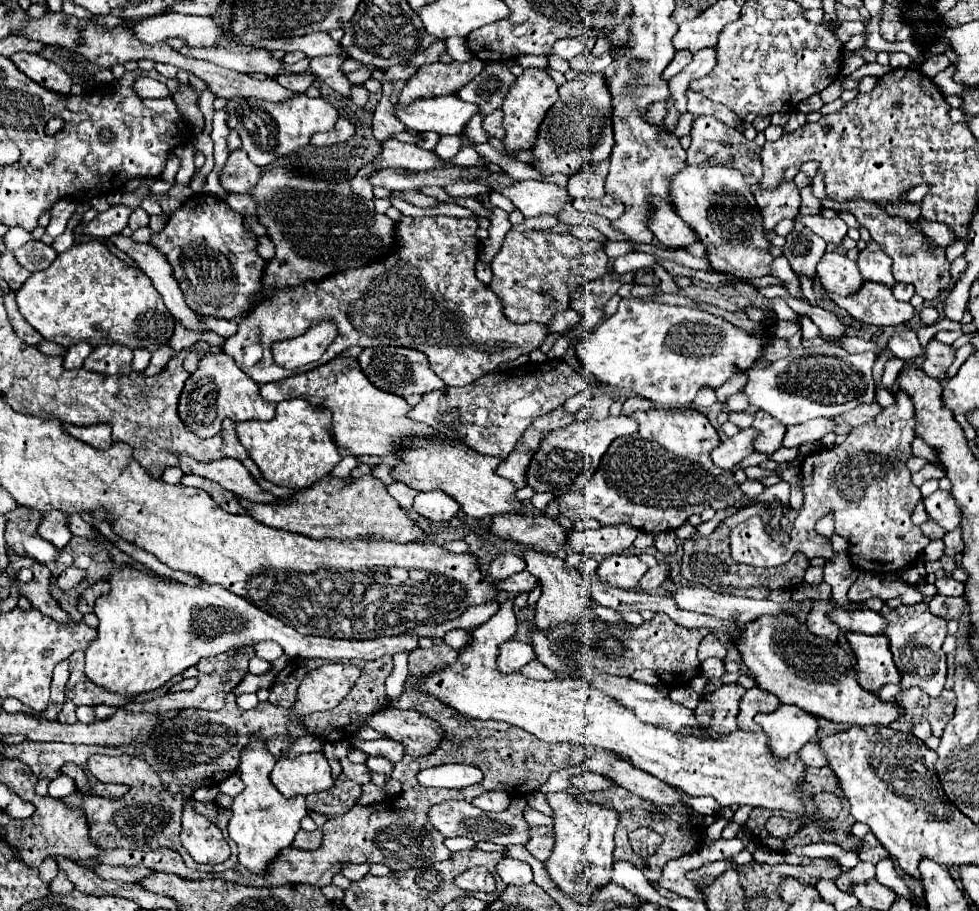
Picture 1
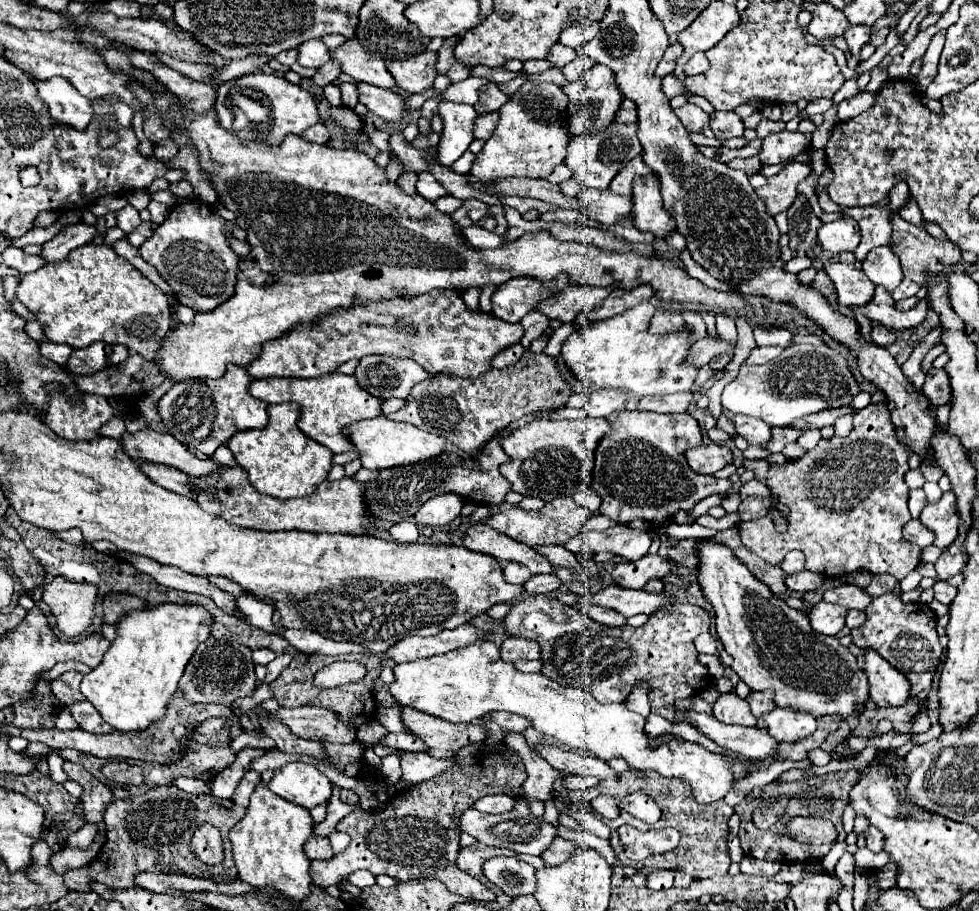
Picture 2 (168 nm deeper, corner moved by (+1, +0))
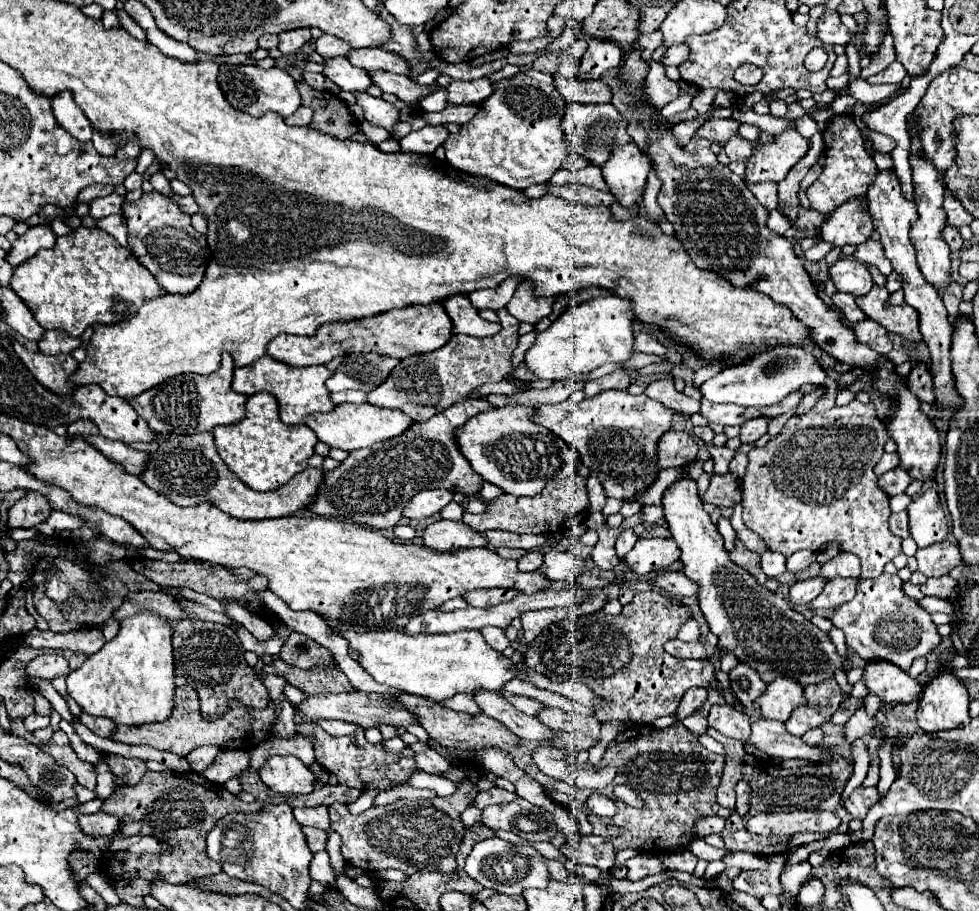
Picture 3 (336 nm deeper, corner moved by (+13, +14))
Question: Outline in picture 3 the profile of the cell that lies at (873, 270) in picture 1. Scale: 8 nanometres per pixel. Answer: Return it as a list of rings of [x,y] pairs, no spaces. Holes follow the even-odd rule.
[[[876,231],[872,233],[872,237],[868,237],[868,241],[856,247],[854,257],[868,267],[876,267],[884,275],[892,273],[892,263],[888,261],[888,257],[884,257],[884,249],[880,245],[880,239],[876,237]]]

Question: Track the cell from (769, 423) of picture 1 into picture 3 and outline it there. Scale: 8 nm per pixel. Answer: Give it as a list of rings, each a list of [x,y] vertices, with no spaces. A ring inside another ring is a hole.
[[[706,399],[700,401],[700,413],[712,421],[712,423],[720,423],[720,425],[742,425],[746,421],[744,417],[744,409],[740,405],[716,405],[710,403]]]

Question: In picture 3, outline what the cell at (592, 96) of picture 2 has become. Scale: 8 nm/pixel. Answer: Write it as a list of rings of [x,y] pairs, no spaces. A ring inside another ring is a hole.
[[[590,39],[590,45],[580,63],[580,75],[576,79],[578,81],[600,79],[608,69],[620,67],[620,63],[622,63],[622,51],[616,45],[612,45],[610,41]]]

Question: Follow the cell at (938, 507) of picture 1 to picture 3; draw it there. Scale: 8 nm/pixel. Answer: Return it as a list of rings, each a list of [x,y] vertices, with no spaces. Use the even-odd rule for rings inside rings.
[[[934,487],[924,491],[918,499],[914,499],[908,505],[908,517],[910,517],[910,533],[918,547],[928,547],[932,543],[946,539],[948,521]]]

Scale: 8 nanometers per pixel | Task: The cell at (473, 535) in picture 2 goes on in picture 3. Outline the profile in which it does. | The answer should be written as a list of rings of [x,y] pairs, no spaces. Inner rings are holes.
[[[434,521],[424,531],[424,545],[436,551],[450,551],[460,547],[486,547],[488,539],[474,529],[468,529],[464,521]]]

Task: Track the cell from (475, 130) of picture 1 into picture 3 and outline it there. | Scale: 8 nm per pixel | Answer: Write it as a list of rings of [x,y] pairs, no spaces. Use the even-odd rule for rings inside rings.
[[[426,125],[420,131],[408,133],[402,141],[402,153],[434,153],[440,145],[444,145],[450,131],[444,125]]]

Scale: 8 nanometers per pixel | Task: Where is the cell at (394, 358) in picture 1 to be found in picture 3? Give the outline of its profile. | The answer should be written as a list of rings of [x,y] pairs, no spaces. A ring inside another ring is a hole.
[[[352,353],[344,357],[344,361],[334,371],[334,375],[326,381],[326,387],[332,393],[346,389],[372,391],[388,379],[390,371],[398,363],[400,359],[384,357],[378,353],[358,353],[358,355]]]

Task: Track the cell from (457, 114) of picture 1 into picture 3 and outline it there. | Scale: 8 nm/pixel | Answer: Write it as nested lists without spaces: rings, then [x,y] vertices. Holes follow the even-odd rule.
[[[346,57],[328,59],[324,65],[324,75],[332,79],[340,89],[350,93],[364,93],[372,85],[368,73],[364,73],[360,67],[354,67]]]

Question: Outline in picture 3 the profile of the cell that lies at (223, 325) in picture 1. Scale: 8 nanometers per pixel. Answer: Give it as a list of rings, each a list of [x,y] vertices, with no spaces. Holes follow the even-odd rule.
[[[110,215],[98,221],[98,228],[106,231],[133,255],[128,243],[128,229],[122,215]]]

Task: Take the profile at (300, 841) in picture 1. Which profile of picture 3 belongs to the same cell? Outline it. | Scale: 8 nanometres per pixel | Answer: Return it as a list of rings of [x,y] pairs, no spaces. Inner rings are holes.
[[[302,827],[304,835],[306,835],[306,843],[308,843],[308,849],[312,853],[316,851],[324,851],[326,847],[326,839],[328,839],[328,833],[322,831],[322,829],[316,829],[316,827]]]

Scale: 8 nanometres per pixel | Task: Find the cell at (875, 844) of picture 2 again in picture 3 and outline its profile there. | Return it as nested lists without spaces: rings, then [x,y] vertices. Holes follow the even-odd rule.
[[[858,787],[844,803],[846,811],[854,817],[854,819],[864,819],[868,809],[880,799],[880,793],[876,787]]]

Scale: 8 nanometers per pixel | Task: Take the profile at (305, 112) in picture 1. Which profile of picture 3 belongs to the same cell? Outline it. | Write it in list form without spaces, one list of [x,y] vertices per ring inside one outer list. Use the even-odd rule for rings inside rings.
[[[242,63],[242,65],[232,65],[232,67],[220,67],[218,75],[218,85],[224,91],[226,101],[252,117],[260,117],[266,111],[274,111],[282,117],[290,117],[298,107],[300,107],[300,93],[296,89],[296,81],[282,69],[272,67],[272,69],[262,69],[252,63]]]

